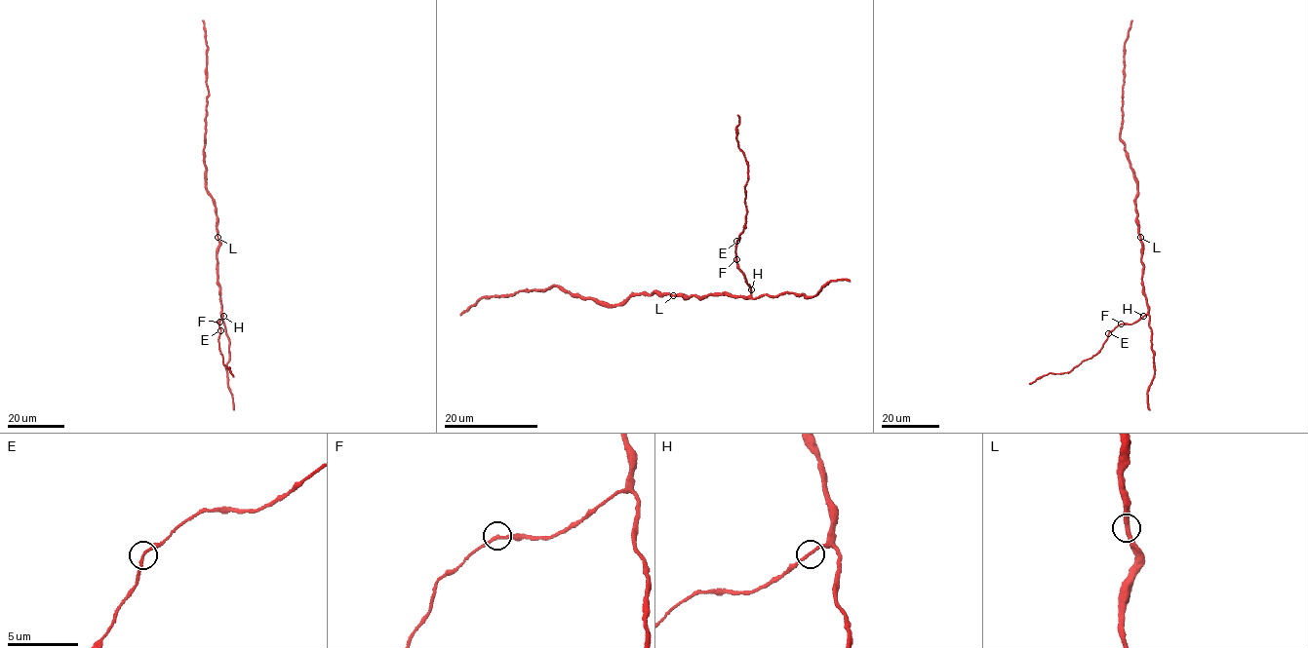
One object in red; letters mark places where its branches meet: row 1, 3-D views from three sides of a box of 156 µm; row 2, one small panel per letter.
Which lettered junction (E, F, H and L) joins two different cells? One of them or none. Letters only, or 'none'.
none

